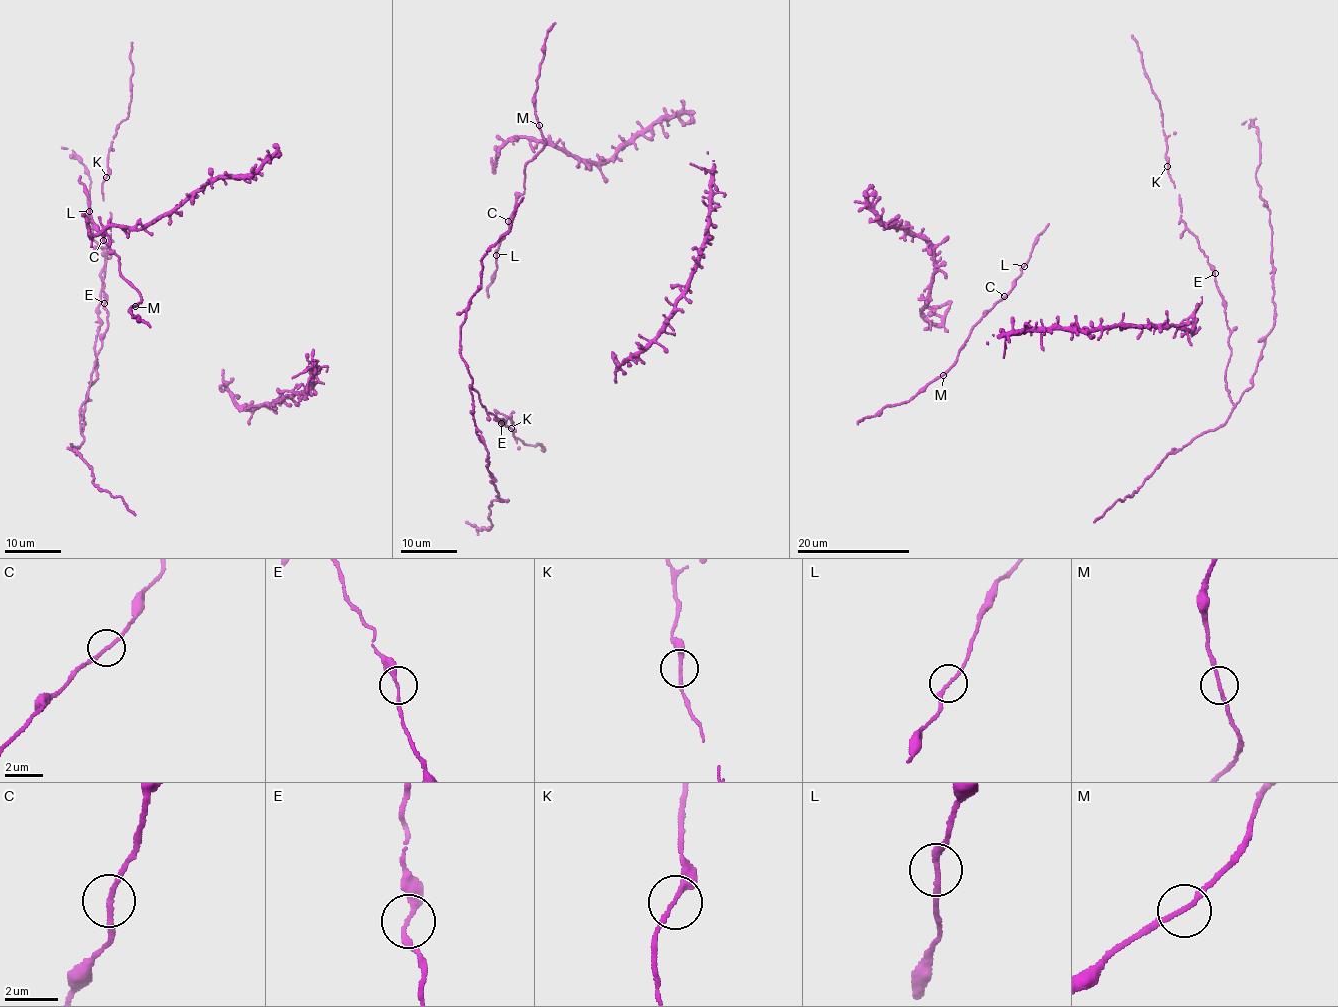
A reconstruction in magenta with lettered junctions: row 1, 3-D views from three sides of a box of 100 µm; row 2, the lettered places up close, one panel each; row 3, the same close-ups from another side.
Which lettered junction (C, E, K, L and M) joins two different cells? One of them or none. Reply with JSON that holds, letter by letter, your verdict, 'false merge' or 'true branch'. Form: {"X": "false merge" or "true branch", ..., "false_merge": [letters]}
{"C": "true branch", "E": "true branch", "K": "true branch", "L": "true branch", "M": "true branch", "false_merge": []}

